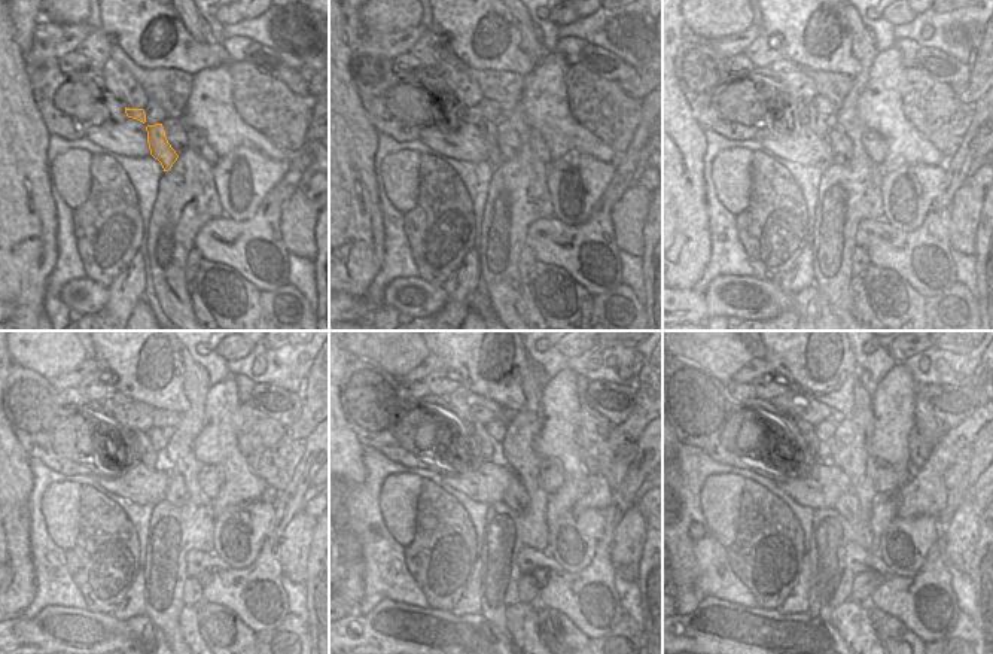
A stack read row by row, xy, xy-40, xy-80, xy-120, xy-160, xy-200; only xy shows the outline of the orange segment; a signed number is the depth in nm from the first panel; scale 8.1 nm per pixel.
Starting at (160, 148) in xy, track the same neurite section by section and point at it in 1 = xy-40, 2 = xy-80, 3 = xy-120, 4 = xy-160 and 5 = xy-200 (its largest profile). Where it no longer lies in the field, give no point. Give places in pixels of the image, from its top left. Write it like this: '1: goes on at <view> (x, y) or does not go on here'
1: goes on at xy-40 (469, 115)
2: goes on at xy-80 (819, 125)
3: goes on at xy-120 (149, 456)
4: goes on at xy-160 (477, 431)
5: goes on at xy-200 (809, 431)

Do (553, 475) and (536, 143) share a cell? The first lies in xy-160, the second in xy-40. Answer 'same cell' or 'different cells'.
same cell

